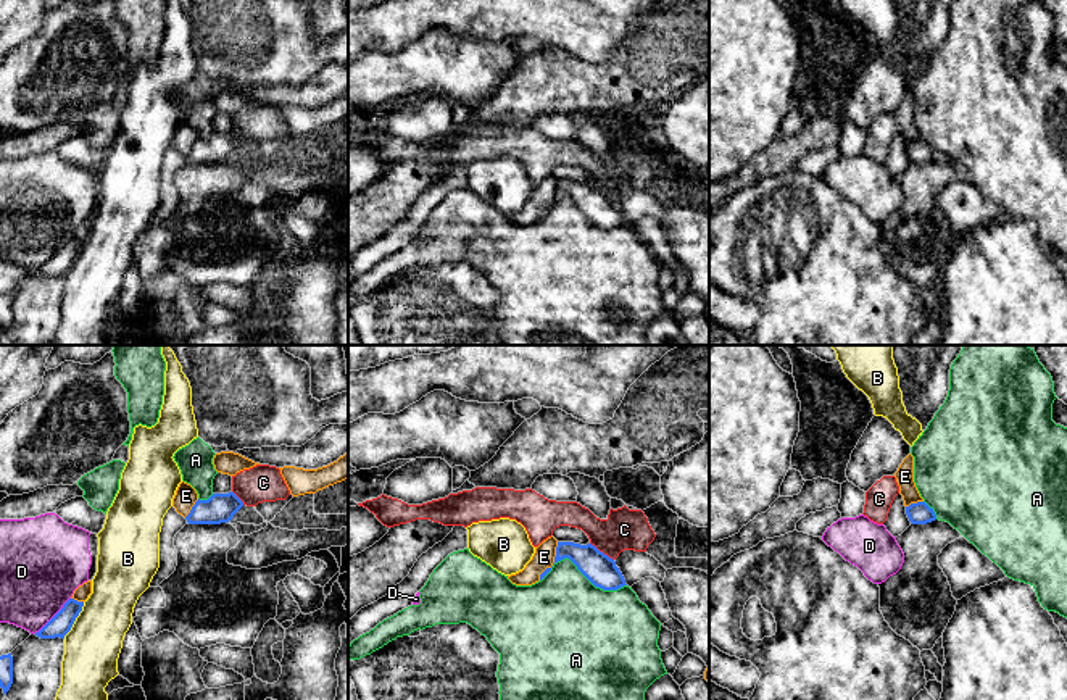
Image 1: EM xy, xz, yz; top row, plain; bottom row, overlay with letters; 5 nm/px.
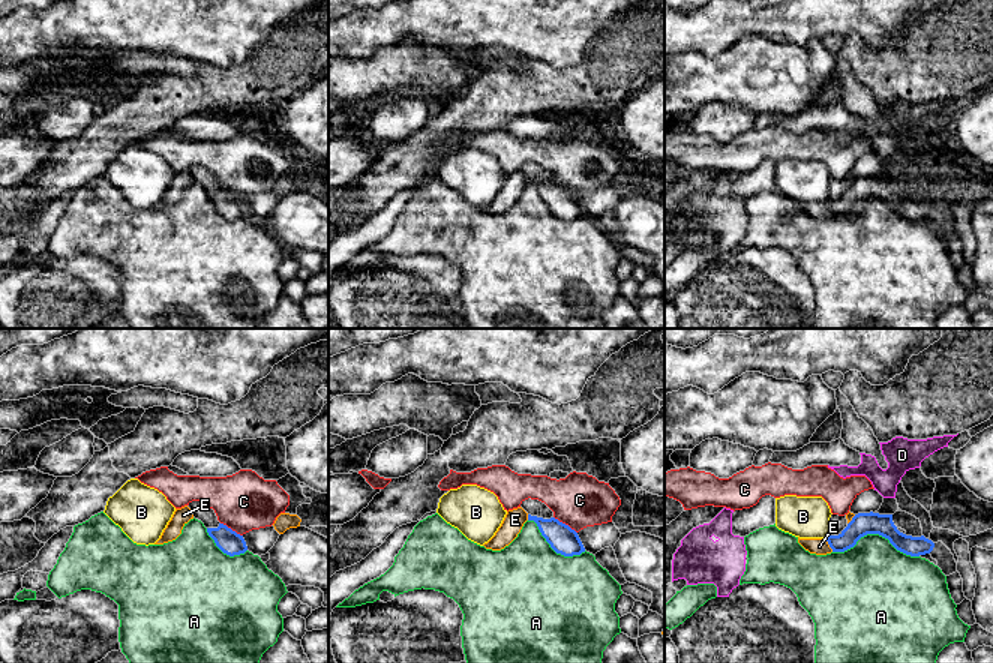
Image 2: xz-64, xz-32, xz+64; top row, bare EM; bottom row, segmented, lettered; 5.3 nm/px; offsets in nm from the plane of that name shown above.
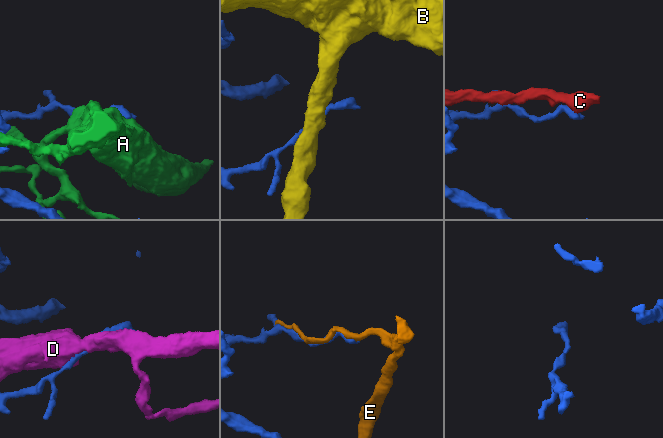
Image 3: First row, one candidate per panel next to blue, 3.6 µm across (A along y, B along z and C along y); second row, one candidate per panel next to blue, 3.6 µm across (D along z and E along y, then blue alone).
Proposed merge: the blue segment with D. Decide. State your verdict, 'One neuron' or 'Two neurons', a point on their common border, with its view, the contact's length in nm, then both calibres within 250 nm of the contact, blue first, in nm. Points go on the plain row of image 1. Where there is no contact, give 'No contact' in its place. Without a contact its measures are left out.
Two neurons. Touches blue at xy (53, 255). Shared border 260 nm. Thickness 110 nm (blue) against 400 nm

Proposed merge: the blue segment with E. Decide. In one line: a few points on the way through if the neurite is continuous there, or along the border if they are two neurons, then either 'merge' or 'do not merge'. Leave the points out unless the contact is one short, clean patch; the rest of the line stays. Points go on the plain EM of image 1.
do not merge

